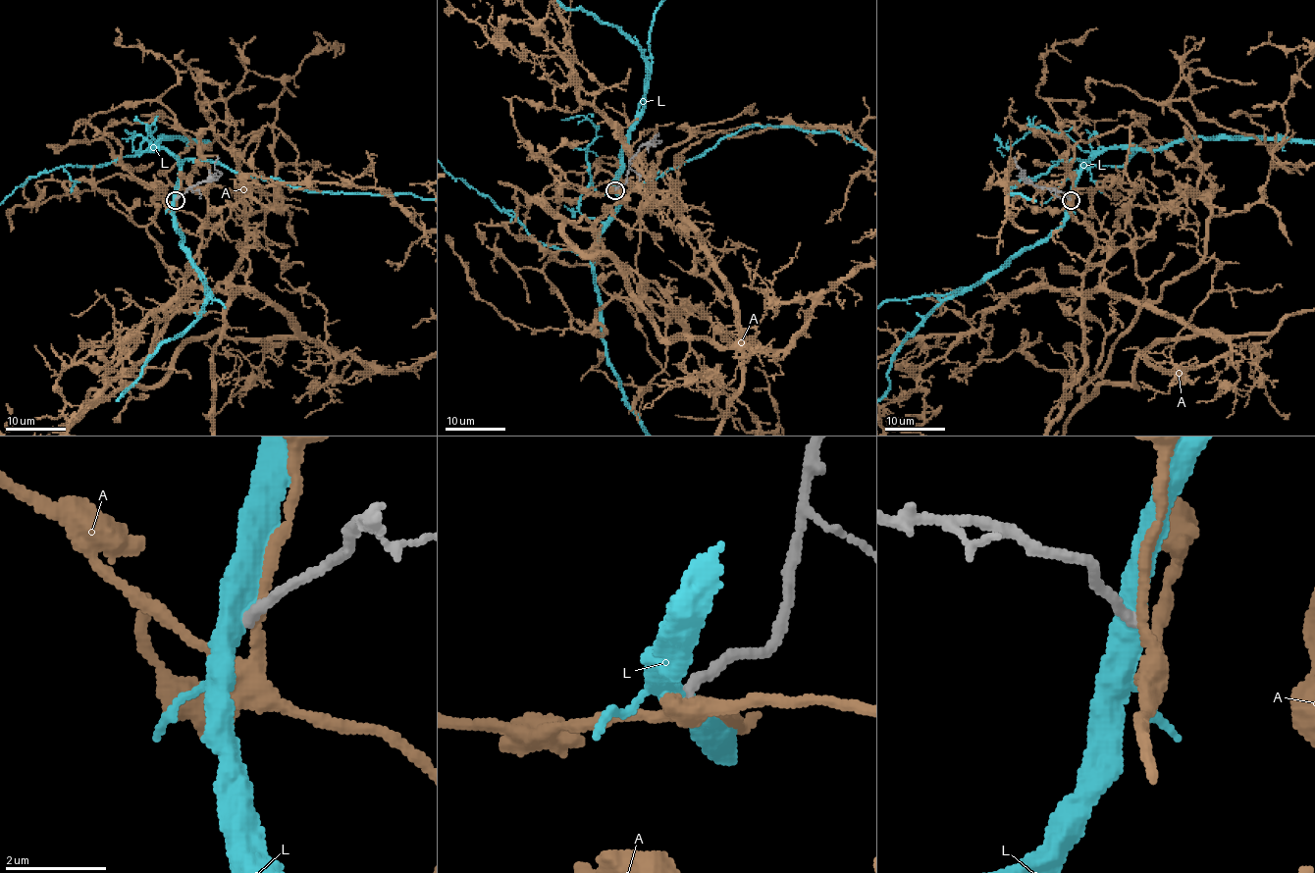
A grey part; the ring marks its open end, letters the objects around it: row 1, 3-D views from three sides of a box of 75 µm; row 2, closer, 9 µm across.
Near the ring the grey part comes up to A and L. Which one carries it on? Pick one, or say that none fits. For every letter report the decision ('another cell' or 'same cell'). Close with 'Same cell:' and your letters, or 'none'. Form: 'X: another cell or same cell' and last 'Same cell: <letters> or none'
A: another cell
L: another cell
Same cell: none

